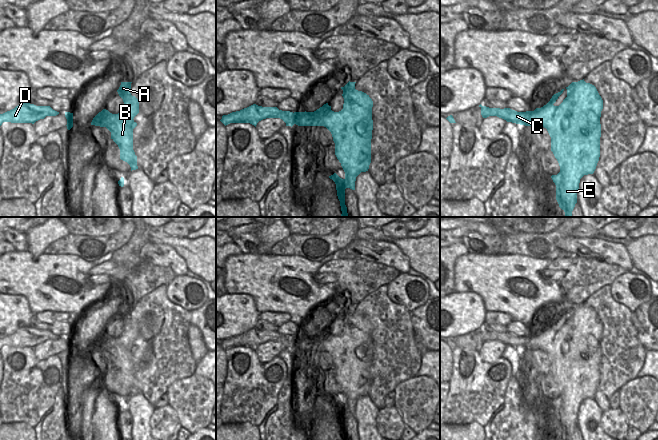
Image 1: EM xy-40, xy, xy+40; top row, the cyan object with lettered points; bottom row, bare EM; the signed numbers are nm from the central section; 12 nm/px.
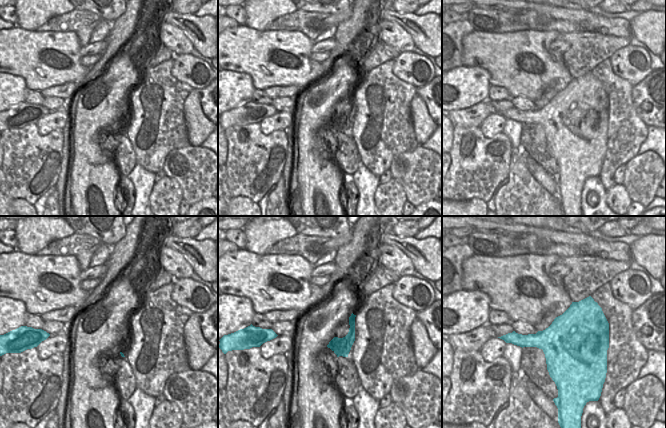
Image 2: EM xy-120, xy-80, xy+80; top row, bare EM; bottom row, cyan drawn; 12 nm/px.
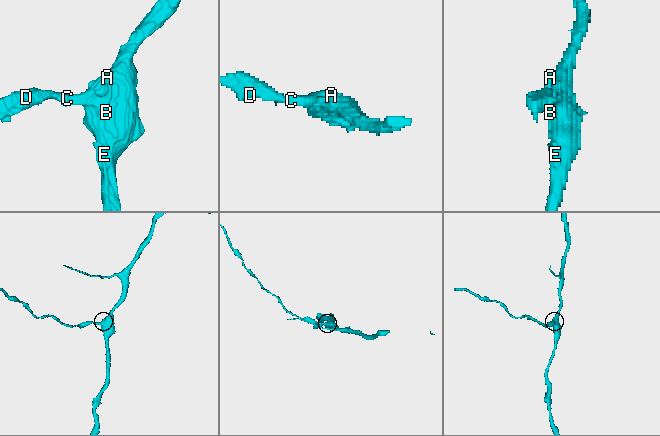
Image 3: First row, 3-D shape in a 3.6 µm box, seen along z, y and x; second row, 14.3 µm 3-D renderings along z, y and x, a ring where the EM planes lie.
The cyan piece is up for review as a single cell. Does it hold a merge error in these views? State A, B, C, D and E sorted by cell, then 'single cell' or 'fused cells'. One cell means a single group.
A B C D E; single cell

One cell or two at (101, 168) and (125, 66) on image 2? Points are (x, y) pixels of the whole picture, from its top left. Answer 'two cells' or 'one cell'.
one cell

